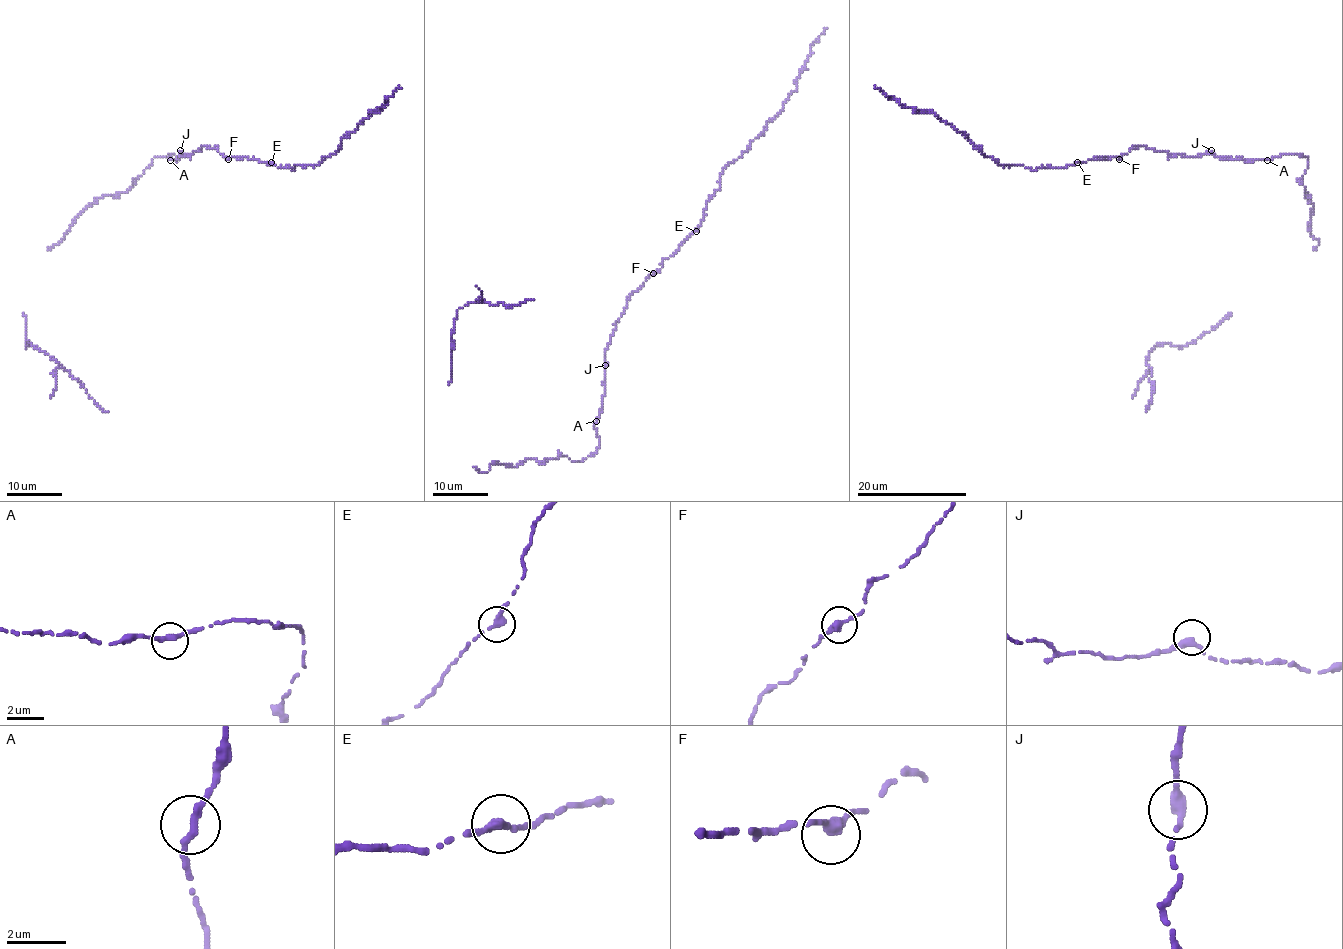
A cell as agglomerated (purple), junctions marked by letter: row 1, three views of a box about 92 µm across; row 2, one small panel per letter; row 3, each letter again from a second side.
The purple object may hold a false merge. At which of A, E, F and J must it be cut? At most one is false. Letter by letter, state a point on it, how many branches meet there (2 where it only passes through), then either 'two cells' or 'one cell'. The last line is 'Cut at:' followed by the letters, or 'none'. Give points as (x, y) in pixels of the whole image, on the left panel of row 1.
A: (170, 160) | 2 | one cell
E: (271, 162) | 2 | one cell
F: (228, 159) | 2 | one cell
J: (180, 150) | 2 | one cell
Cut at: none

